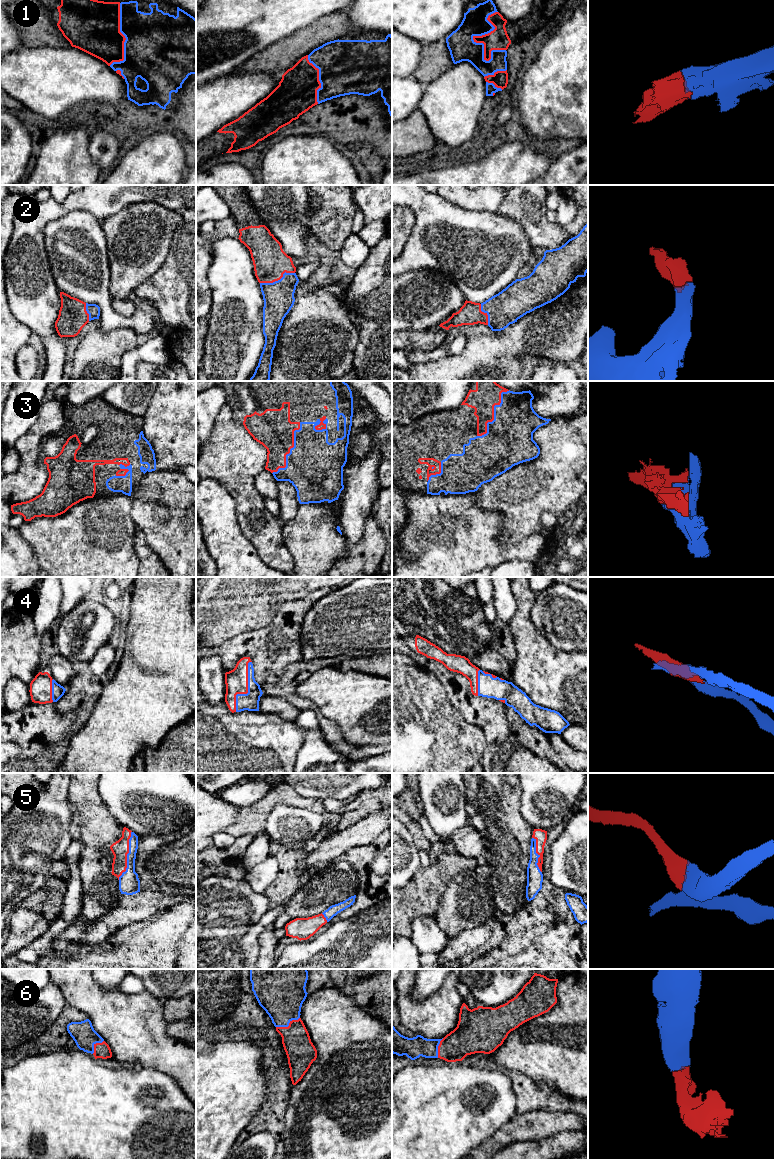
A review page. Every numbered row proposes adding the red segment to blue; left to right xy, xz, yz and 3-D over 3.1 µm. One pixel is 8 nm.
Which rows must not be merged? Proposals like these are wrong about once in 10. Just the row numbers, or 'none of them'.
none of them

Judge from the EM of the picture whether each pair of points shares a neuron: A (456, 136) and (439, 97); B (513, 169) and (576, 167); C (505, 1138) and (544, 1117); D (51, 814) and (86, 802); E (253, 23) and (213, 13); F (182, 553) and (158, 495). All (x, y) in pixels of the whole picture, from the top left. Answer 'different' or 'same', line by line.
A: same
B: different
C: same
D: different
E: same
F: same

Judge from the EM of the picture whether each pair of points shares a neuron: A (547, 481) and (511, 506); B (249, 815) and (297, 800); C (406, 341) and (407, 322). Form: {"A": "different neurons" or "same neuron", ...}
{"A": "same neuron", "B": "same neuron", "C": "different neurons"}

